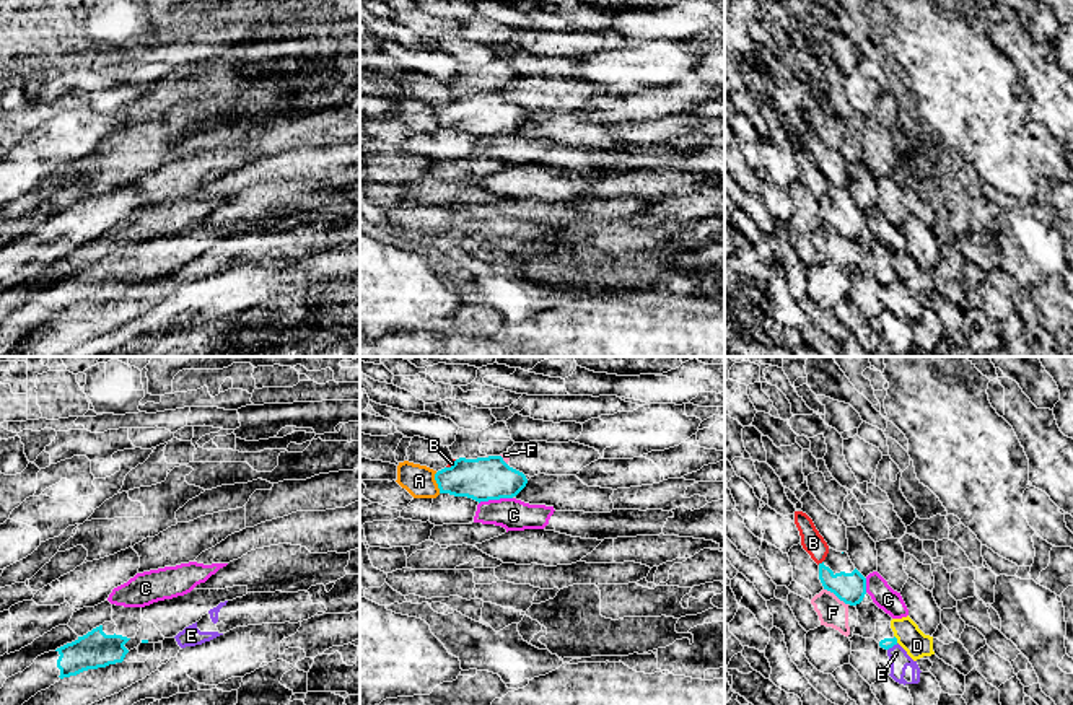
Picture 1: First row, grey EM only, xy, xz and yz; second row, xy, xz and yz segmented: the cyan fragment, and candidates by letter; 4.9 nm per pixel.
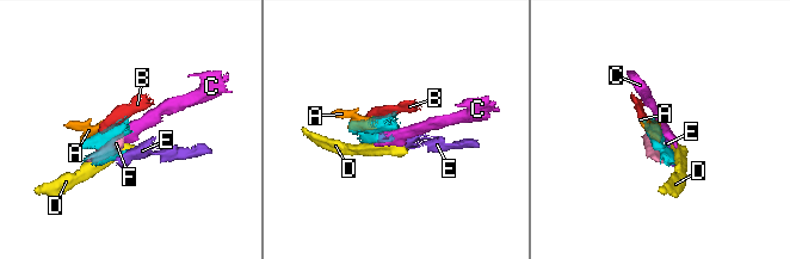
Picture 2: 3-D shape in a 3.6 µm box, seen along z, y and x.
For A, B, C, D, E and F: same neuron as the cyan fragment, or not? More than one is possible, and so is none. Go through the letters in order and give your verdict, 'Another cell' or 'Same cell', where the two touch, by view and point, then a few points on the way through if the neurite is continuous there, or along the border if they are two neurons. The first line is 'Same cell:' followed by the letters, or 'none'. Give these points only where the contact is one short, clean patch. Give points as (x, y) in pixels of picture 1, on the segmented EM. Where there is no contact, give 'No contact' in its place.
Same cell: none
A: Another cell. Touches cyan at xz (437, 482). Boundary: xz (435, 472), (440, 492)
B: Another cell. Touches cyan at yz (819, 564). Boundary: yz (823, 560), (818, 564)
C: Another cell. Touches cyan at xz (495, 499). Boundary: xz (512, 497), (479, 503)
D: Another cell. Touches cyan at yz (896, 639). Boundary: yz (894, 635), (897, 642)
E: Another cell. Touches cyan at yz (893, 645). Boundary: yz (897, 643), (888, 650)
F: Another cell. Touches cyan at yz (836, 595)

